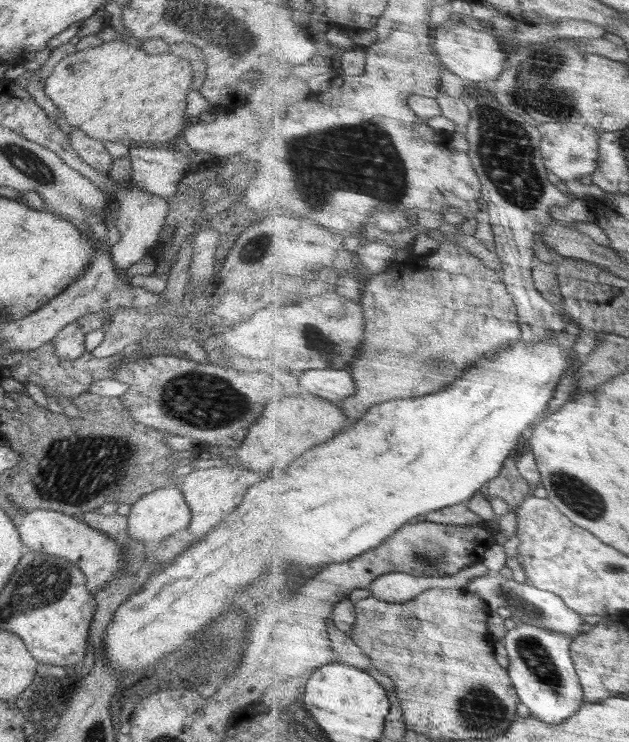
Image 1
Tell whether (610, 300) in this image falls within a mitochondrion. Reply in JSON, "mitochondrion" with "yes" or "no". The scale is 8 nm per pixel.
{"mitochondrion":"no"}

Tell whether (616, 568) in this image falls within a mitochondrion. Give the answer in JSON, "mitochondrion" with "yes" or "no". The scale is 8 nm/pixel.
{"mitochondrion":"yes"}

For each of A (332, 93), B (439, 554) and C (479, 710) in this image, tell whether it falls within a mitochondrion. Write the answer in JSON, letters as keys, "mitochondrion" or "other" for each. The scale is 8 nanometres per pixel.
{"A":"other","B":"mitochondrion","C":"mitochondrion"}

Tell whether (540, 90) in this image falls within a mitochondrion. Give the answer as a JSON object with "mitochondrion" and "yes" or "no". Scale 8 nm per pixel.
{"mitochondrion":"yes"}

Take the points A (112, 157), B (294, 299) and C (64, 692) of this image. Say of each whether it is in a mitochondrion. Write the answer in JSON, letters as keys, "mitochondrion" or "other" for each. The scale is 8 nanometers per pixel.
{"A":"other","B":"other","C":"other"}

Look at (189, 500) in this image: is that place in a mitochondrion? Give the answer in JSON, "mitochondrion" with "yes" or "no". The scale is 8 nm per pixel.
{"mitochondrion":"no"}

